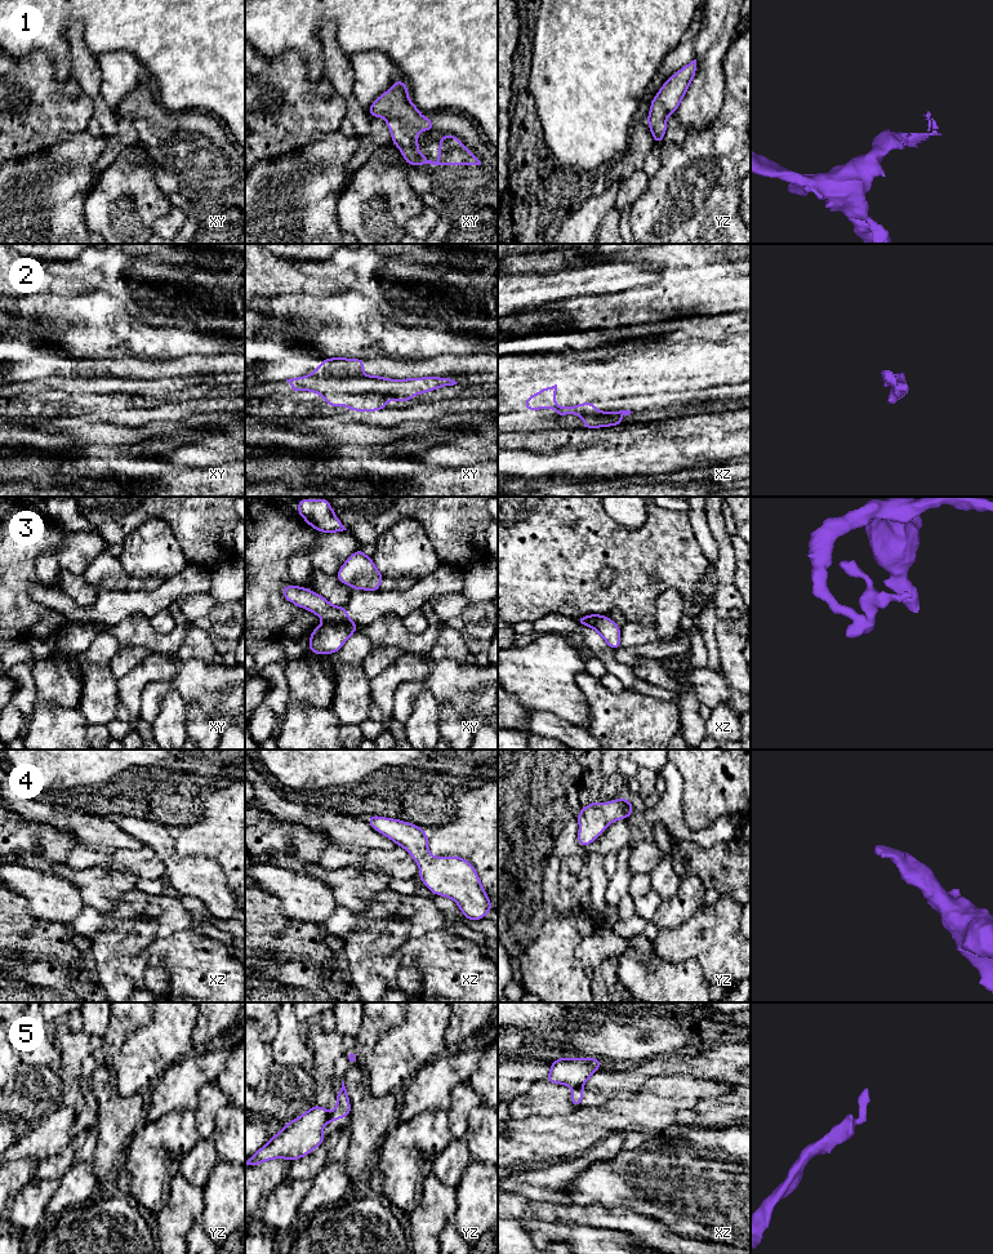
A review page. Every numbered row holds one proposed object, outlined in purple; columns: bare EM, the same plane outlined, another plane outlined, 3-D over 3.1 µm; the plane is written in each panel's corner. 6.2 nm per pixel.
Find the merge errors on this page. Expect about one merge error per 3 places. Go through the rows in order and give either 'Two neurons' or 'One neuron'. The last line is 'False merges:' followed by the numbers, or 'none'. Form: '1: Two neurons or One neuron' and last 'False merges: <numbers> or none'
1: One neuron
2: Two neurons
3: Two neurons
4: One neuron
5: Two neurons
False merges: 2, 3, 5

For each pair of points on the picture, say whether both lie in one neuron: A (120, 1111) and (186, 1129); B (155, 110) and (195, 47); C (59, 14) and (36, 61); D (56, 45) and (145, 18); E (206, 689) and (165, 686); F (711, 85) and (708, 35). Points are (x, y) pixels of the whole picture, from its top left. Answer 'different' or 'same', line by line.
A: different
B: different
C: different
D: same
E: same
F: same

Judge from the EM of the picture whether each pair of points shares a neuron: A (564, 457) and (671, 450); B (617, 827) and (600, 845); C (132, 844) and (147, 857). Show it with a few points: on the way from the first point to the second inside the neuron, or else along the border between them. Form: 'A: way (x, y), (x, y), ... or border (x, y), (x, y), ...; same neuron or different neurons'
A: way (591, 462), (637, 462), (644, 458); same neuron
B: way (614, 831), (604, 841); same neuron
C: border (145, 845), (136, 850), (116, 849); different neurons

